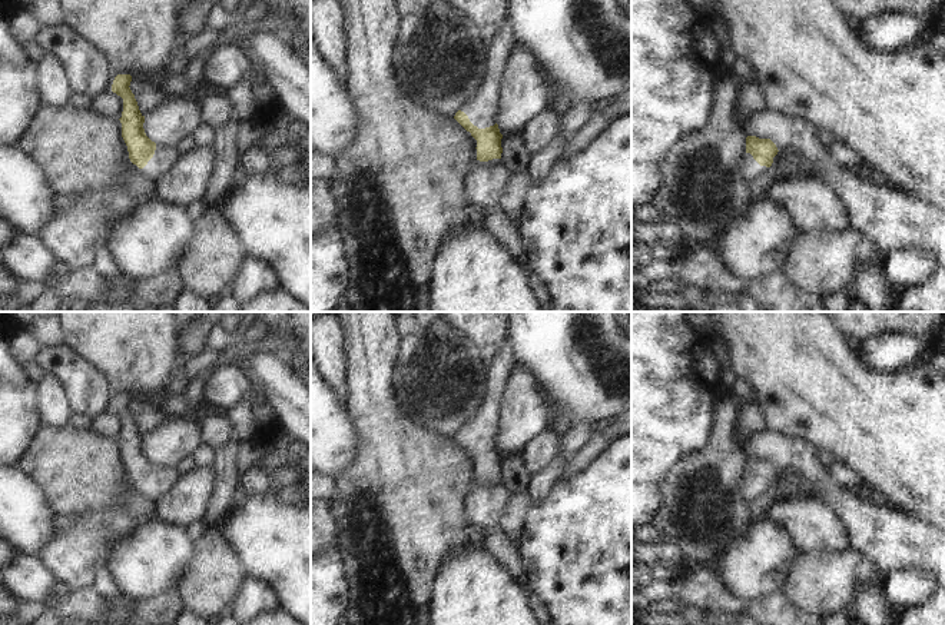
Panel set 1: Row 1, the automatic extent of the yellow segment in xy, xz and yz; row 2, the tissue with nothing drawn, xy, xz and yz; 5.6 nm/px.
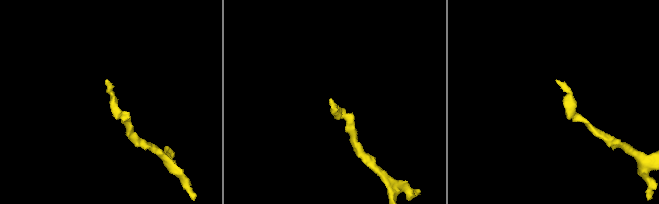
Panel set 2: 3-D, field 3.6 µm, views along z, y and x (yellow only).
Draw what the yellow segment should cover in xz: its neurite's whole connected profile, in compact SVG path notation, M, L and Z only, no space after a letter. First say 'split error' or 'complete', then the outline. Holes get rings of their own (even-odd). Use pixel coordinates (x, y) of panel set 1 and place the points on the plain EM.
split error; M511 340L501 343L490 366L487 393L477 413L457 430L454 439L471 453L477 469L477 481L488 482L501 479L503 468L497 445L500 412L508 385L517 366Z

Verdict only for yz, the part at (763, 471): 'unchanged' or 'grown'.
grown

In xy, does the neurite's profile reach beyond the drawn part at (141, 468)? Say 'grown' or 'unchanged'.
grown

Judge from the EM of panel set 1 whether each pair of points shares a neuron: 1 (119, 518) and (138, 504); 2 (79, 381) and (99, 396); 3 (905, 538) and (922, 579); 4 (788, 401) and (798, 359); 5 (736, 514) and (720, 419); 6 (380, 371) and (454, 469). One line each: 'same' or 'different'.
1: different
2: same
3: different
4: same
5: same
6: same

